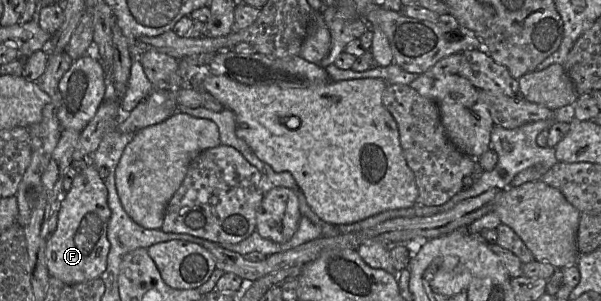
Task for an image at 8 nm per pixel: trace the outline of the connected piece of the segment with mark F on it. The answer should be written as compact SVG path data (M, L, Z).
M89 162L87 168L73 178L71 189L62 198L57 228L46 241L46 264L50 277L69 285L101 277L110 251L107 237L110 217L107 187L98 169Z

